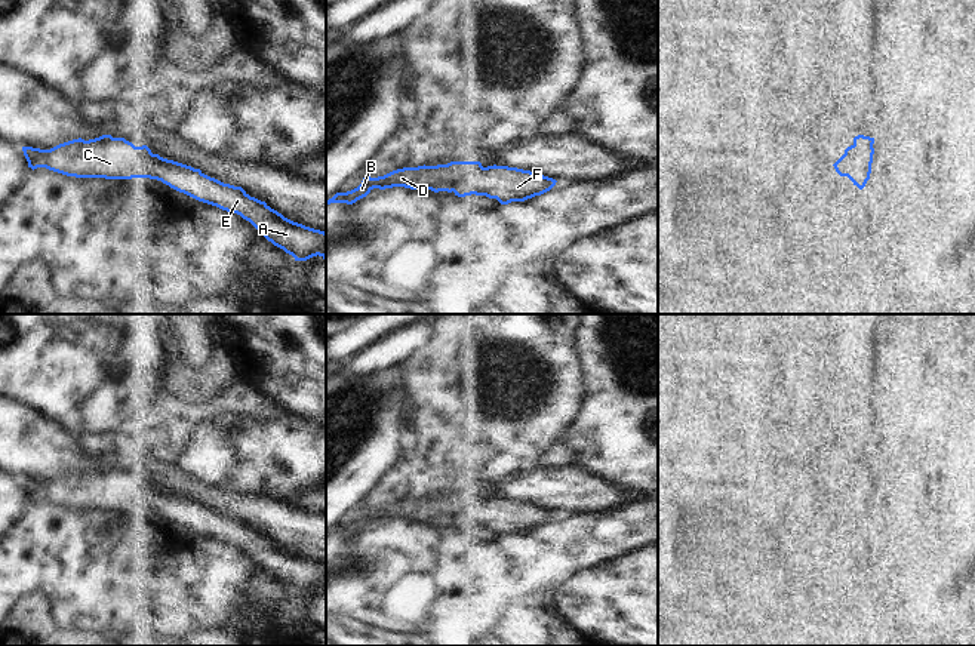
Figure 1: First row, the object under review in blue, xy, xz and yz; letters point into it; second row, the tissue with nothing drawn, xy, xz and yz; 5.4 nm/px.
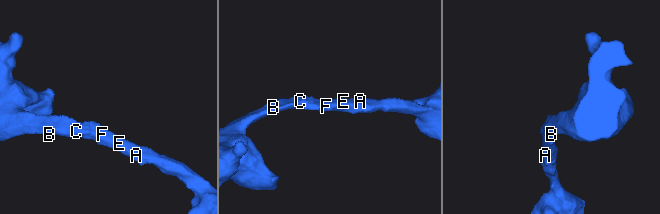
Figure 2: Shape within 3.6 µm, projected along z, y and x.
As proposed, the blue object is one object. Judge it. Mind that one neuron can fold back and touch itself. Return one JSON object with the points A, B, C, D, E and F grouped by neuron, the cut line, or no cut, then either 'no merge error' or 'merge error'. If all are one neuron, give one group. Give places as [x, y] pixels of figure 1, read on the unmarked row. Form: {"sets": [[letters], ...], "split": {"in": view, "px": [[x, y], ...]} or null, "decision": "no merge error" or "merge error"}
{"sets": [["A", "B", "C", "D", "E", "F"]], "split": null, "decision": "no merge error"}

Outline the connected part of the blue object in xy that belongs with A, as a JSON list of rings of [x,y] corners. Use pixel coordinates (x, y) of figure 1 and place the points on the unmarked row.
[[[102,467],[95,471],[84,473],[81,470],[59,476],[50,482],[22,479],[28,499],[46,499],[49,502],[76,508],[76,510],[105,510],[105,511],[132,511],[150,510],[162,513],[170,520],[184,525],[199,533],[216,538],[222,542],[237,545],[249,553],[268,573],[292,587],[295,593],[307,593],[313,588],[322,588],[326,593],[326,565],[305,559],[284,550],[271,541],[265,533],[250,529],[242,519],[224,516],[215,510],[204,507],[200,501],[167,492],[159,486],[153,486],[147,477],[135,479],[124,470],[113,470]]]

